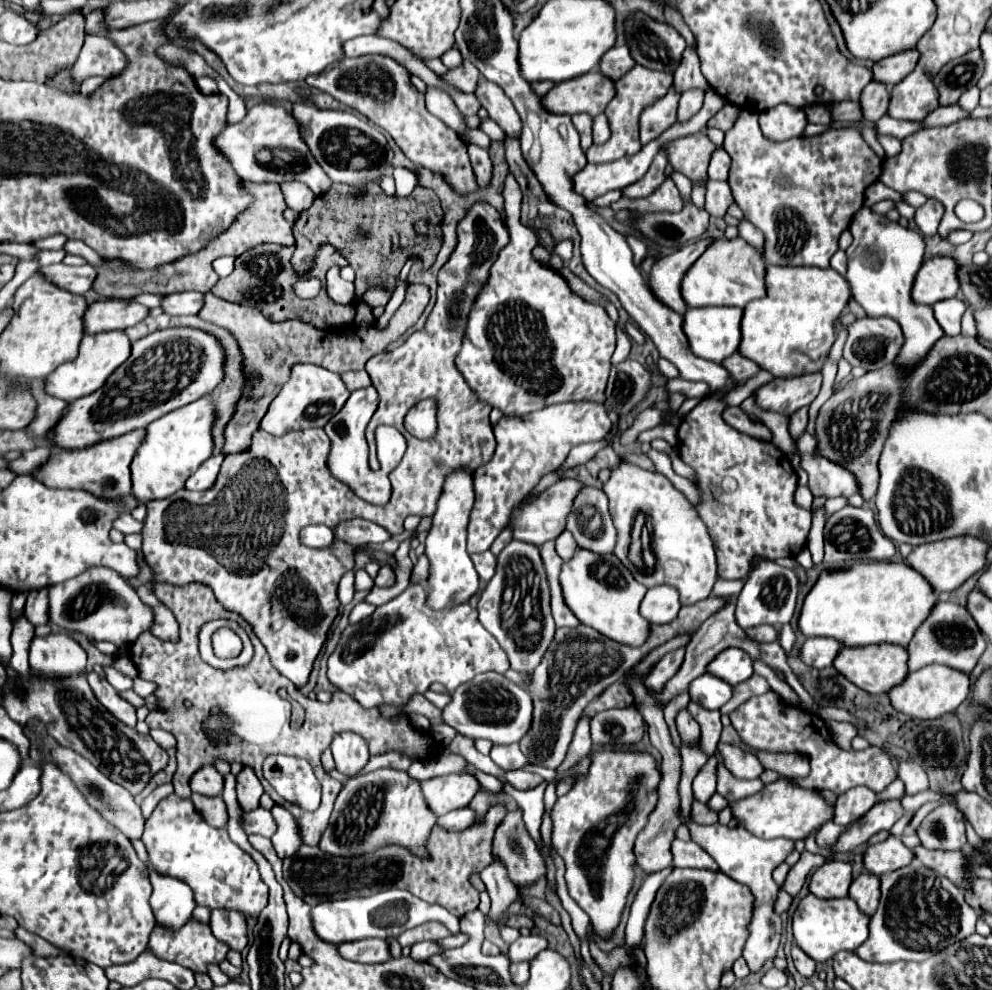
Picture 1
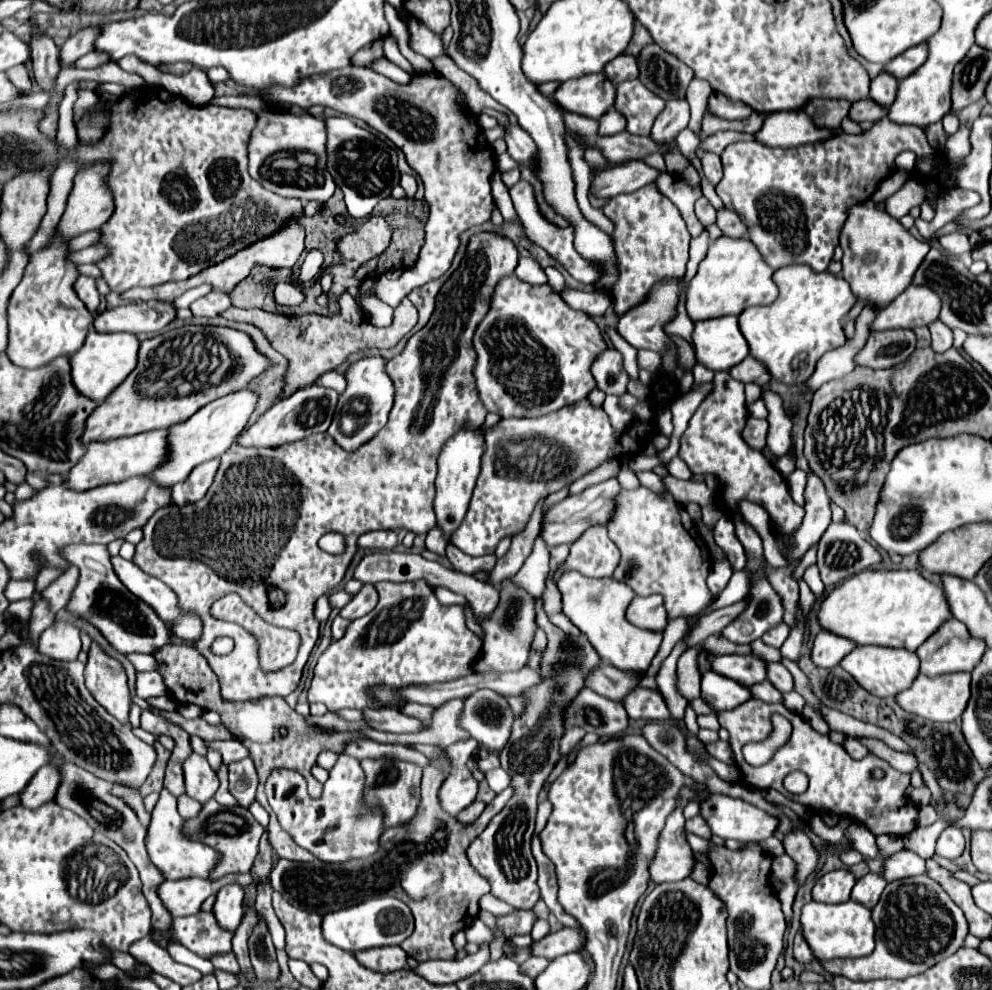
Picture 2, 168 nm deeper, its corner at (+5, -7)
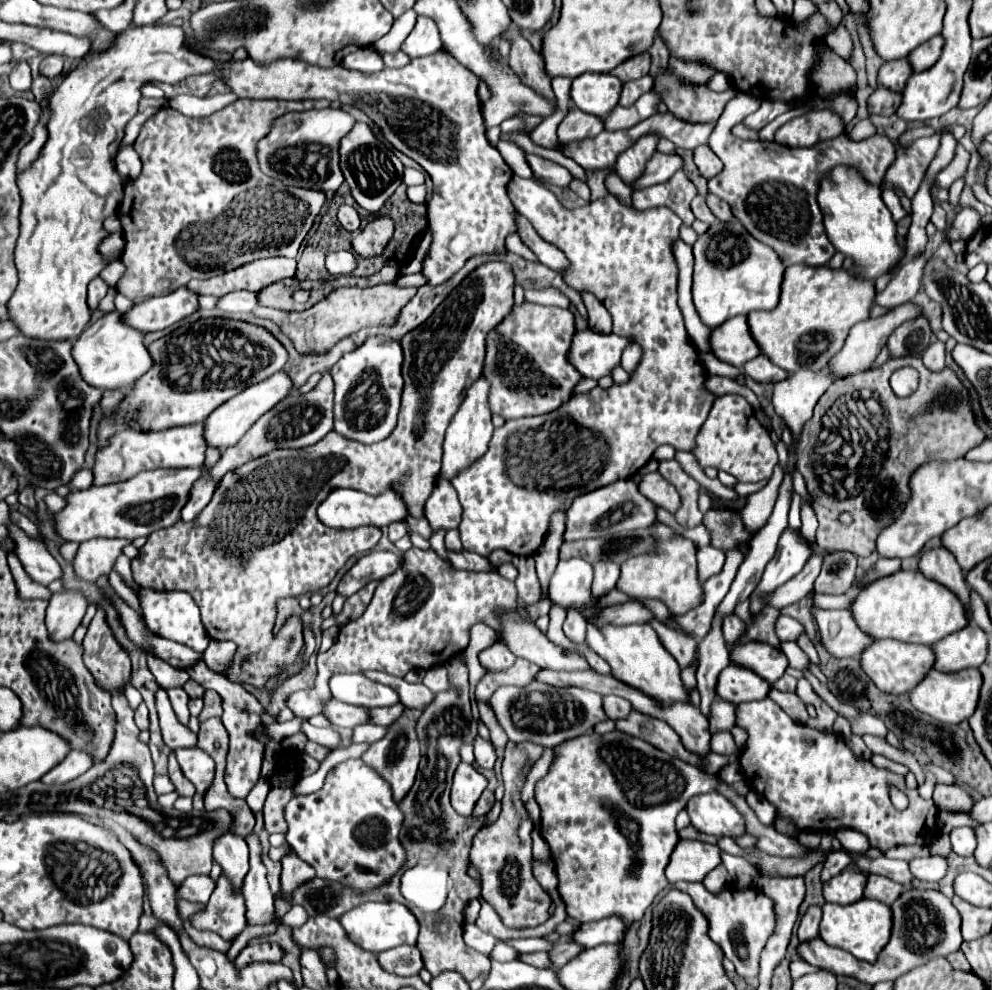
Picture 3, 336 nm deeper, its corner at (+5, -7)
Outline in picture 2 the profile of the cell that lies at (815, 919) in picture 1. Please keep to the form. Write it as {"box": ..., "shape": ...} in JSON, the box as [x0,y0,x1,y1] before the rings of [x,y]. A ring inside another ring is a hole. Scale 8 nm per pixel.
{"box":[802,900,876,960],"shape":[[[854,900],[842,904],[820,904],[808,902],[802,908],[802,934],[808,940],[814,956],[818,960],[832,960],[832,958],[858,958],[868,956],[874,950],[874,934],[876,926],[872,920],[872,912]]]}

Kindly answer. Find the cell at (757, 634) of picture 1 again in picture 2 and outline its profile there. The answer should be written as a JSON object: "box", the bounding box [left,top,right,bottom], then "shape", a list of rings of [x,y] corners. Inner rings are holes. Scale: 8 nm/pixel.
{"box":[762,622,790,648],"shape":[[[782,622],[782,624],[774,626],[774,628],[770,628],[770,630],[762,636],[762,640],[764,640],[766,644],[774,646],[774,648],[780,648],[780,646],[784,644],[784,640],[788,638],[788,634],[790,634],[790,626]]]}

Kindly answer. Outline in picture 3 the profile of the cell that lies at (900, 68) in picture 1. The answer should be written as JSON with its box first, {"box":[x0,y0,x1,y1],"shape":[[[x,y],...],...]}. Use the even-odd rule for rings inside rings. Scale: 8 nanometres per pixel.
{"box":[908,36,942,72],"shape":[[[934,36],[928,42],[920,44],[916,50],[908,54],[908,64],[912,66],[912,72],[922,72],[930,68],[938,60],[940,52],[942,52],[942,36]]]}

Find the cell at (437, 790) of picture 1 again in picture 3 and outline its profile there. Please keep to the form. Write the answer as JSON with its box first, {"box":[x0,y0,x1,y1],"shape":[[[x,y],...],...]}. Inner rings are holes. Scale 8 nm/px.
{"box":[452,762,486,816],"shape":[[[460,762],[452,784],[452,806],[460,816],[470,816],[476,800],[486,788],[486,778],[466,762]]]}

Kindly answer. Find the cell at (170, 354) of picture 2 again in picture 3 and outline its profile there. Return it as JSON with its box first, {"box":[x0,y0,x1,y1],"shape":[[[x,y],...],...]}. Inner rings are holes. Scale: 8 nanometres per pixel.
{"box":[116,318,288,432],"shape":[[[202,318],[194,324],[180,326],[176,332],[152,342],[148,352],[154,366],[134,382],[132,390],[116,408],[116,416],[140,432],[202,422],[214,408],[246,386],[280,372],[288,360],[288,352],[264,328],[224,318]],[[208,348],[218,348],[218,352],[210,354]],[[226,348],[232,348],[232,352]]]}

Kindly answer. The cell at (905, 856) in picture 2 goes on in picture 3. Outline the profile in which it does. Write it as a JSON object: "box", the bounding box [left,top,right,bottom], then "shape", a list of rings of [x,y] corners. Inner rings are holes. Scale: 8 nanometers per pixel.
{"box":[910,856,946,882],"shape":[[[940,856],[910,860],[910,872],[922,882],[938,882],[946,874],[946,860]]]}

